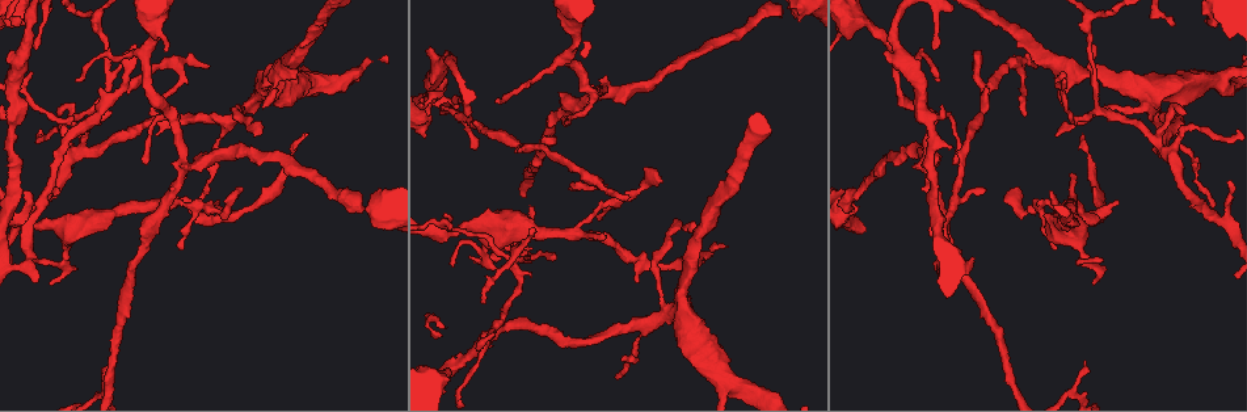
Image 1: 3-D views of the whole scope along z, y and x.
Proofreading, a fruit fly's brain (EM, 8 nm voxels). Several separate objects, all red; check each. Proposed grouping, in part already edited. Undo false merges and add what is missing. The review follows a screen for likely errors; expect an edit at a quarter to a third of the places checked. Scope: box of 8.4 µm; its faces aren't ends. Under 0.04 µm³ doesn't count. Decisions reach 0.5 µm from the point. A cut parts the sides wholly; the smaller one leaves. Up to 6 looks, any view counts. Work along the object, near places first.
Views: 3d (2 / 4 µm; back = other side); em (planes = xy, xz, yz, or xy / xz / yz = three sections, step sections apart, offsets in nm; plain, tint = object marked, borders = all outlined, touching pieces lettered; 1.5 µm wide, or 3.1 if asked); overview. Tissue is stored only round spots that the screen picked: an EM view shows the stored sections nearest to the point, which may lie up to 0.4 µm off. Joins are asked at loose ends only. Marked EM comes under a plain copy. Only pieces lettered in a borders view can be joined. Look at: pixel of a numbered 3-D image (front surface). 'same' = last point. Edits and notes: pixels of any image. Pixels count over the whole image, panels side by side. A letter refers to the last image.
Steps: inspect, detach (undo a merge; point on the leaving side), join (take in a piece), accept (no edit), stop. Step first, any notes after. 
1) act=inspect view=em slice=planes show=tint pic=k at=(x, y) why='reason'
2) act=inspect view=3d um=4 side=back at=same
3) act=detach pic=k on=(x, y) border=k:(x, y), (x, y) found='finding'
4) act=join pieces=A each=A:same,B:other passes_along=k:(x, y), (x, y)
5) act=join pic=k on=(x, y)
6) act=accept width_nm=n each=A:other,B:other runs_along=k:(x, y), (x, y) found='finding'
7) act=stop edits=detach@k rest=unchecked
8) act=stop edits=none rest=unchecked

act=inspect view=3d um=2 pic=1 at=(1159, 151) why='side arm on a straight run'

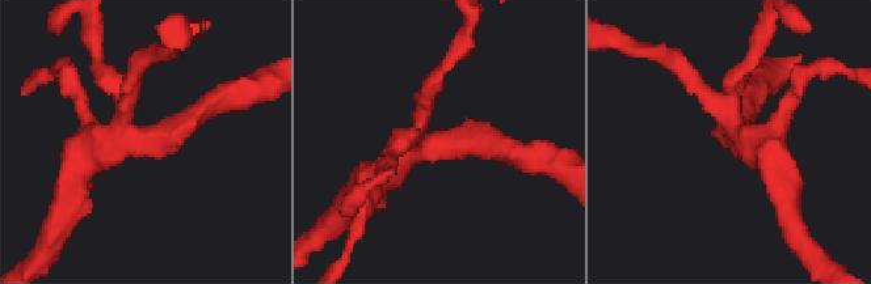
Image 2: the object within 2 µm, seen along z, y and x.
act=inspect view=em slice=xy step=4 show=tint pic=2 at=(136, 132)

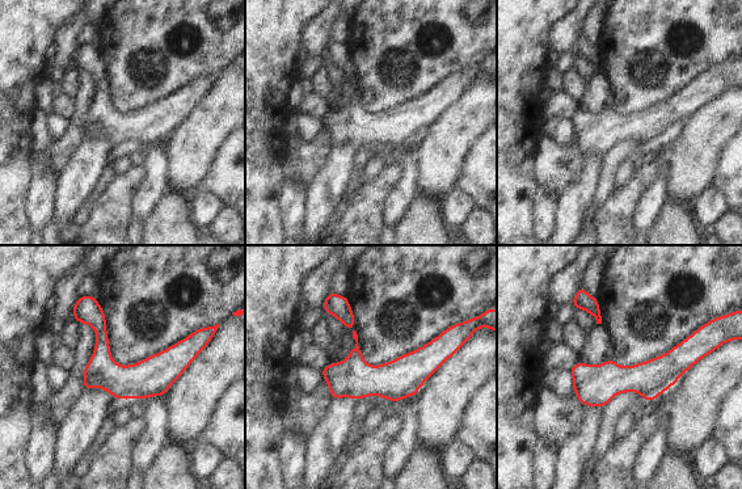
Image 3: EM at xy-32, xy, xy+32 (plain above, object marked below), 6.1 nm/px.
act=inspect view=em slice=planes show=borders at=same why='cut it another way'

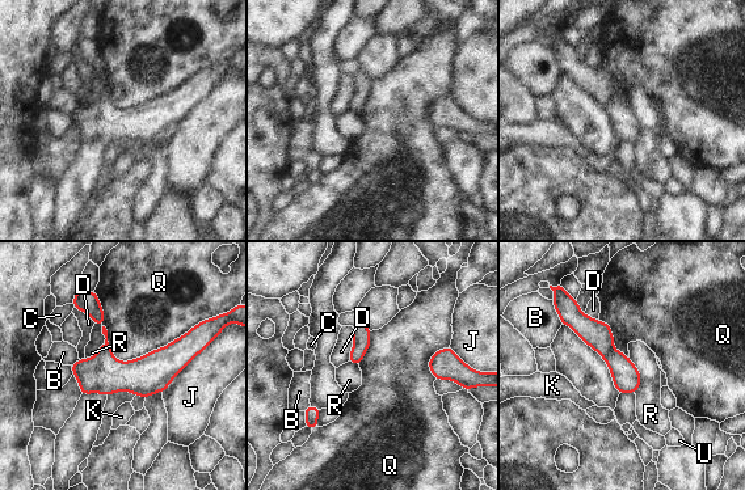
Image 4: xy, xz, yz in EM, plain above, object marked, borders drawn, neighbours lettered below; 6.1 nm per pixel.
act=accept width_nm=170 longest_contact=Q:700nm each=B:other,C:other,D:other,J:other,K:other,Q:other,R:other,U:other found='all the same neuron'

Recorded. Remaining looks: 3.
act=inspect view=em slice=planes show=borders pic=1 at=(1213, 206) why='branch stops here'

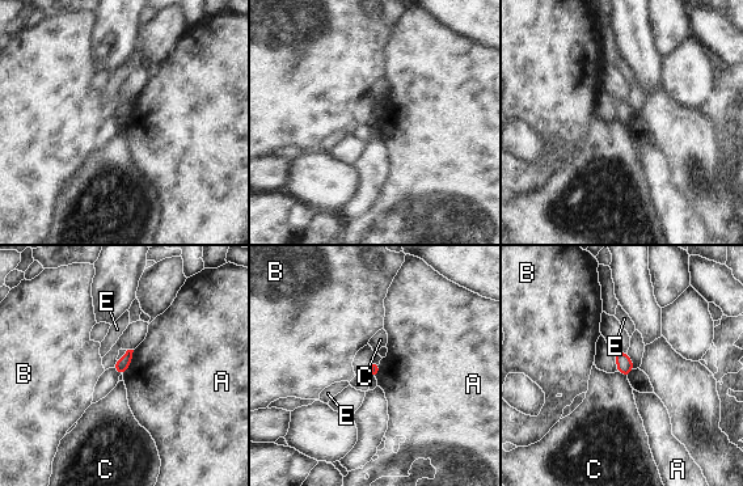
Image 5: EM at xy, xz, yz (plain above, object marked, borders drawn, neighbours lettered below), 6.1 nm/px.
act=accept each=A:other,B:other,C:other,E:other border=5:(134, 350), (131, 362), (123, 375) found='none of them fits'

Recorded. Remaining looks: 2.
act=inspect view=em slice=planes show=tint pic=1 at=(1059, 83) why='abrupt turn'

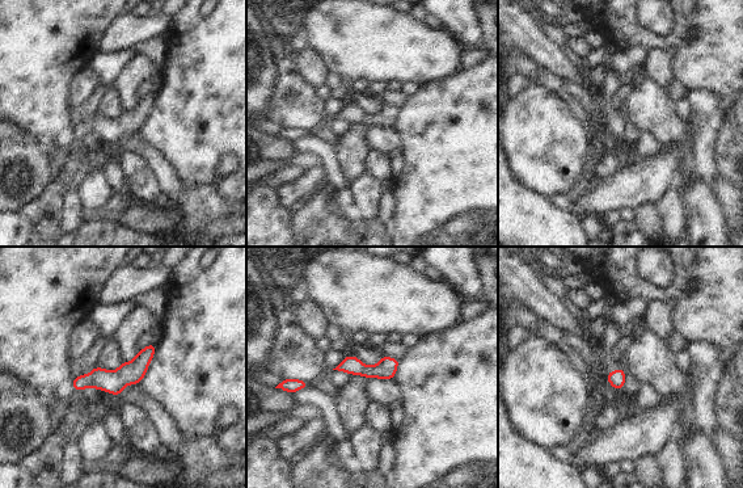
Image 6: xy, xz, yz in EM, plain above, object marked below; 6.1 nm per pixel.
act=inspect view=em slice=planes show=borders at=same

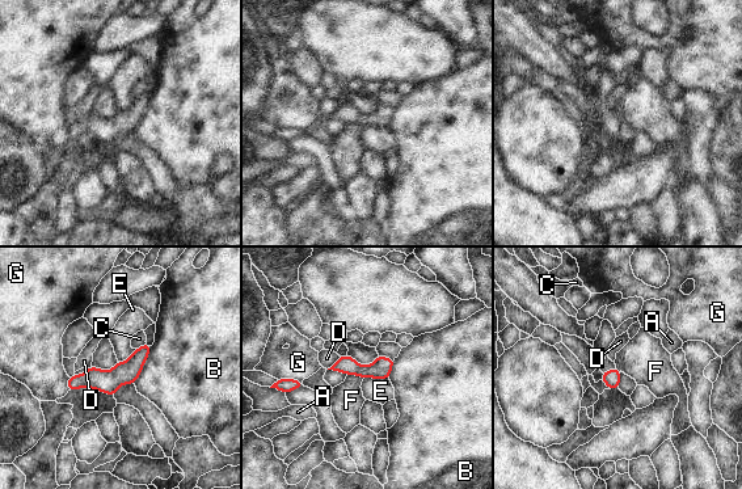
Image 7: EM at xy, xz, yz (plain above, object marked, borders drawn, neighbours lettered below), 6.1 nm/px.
act=accept width_nm=100 each=A:other,B:other,C:other,D:other,E:other,F:other,G:other border=7:(388, 378), (363, 379) found='one neuron here'

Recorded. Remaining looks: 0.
act=stop edits=none rest=unchecked

